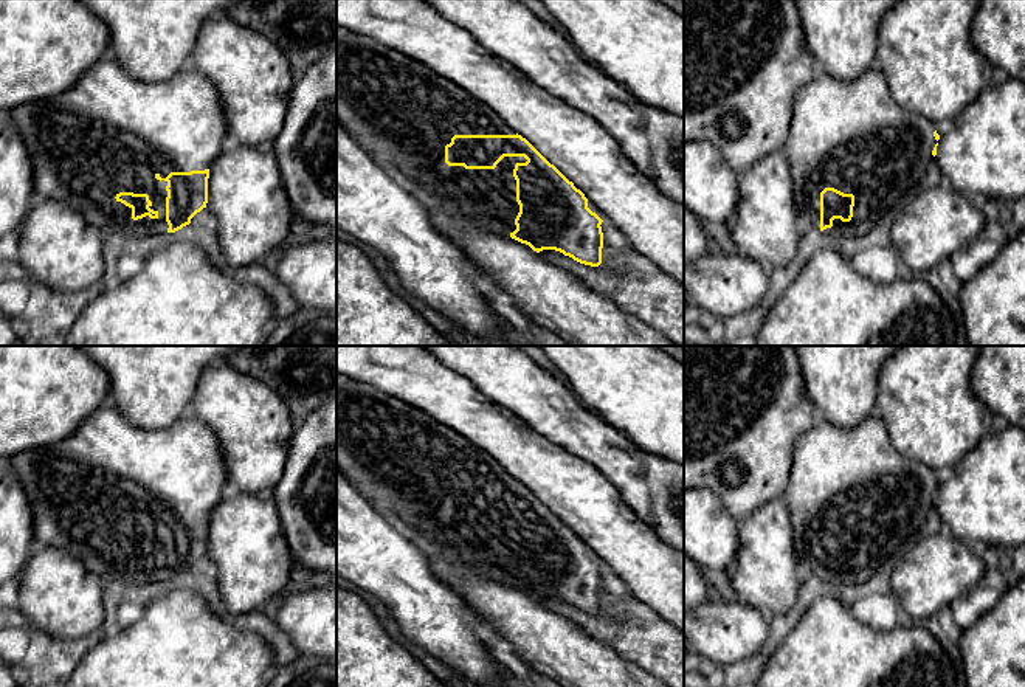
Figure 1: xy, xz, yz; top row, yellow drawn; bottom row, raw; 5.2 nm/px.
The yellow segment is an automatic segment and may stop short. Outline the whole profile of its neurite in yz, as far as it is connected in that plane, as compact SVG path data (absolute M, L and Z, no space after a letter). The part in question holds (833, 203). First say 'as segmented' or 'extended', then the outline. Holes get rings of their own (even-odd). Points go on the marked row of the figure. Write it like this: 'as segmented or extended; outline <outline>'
extended; outline M878 64L851 82L819 70L794 98L789 135L783 146L791 167L799 228L820 230L833 239L854 239L868 233L884 216L899 214L935 160L938 140L932 121L904 110L895 101Z

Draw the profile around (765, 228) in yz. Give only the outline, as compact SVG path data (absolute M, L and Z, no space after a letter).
M783 149L768 154L738 175L737 209L729 230L738 254L766 270L794 261L803 231Z

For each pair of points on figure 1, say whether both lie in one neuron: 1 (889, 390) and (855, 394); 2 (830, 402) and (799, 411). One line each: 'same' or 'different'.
1: different
2: different

